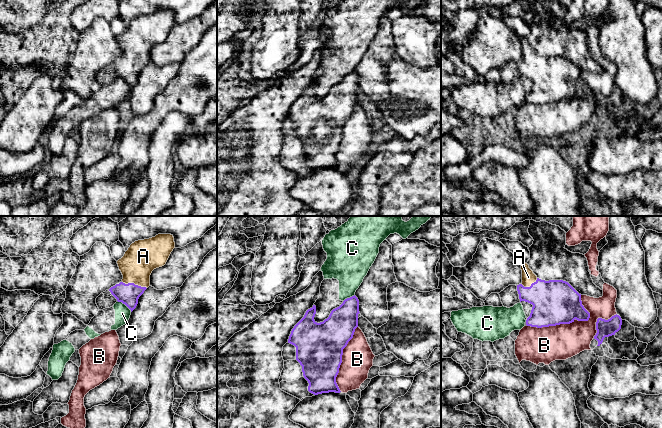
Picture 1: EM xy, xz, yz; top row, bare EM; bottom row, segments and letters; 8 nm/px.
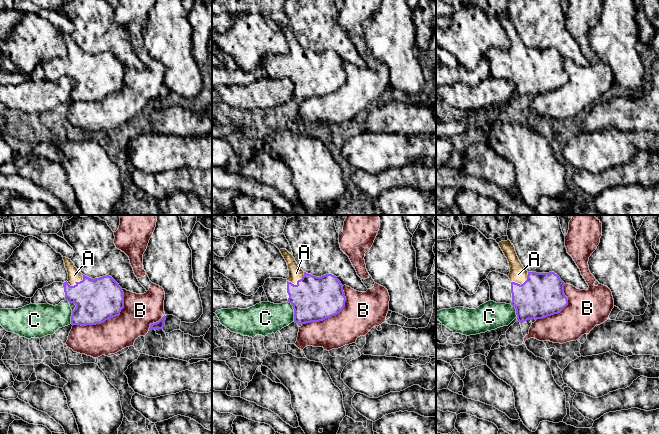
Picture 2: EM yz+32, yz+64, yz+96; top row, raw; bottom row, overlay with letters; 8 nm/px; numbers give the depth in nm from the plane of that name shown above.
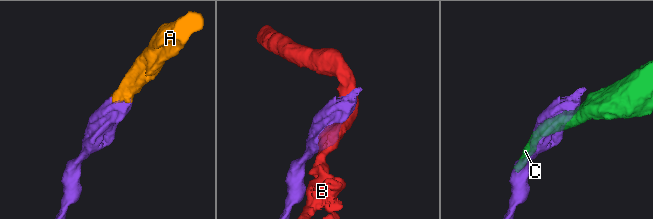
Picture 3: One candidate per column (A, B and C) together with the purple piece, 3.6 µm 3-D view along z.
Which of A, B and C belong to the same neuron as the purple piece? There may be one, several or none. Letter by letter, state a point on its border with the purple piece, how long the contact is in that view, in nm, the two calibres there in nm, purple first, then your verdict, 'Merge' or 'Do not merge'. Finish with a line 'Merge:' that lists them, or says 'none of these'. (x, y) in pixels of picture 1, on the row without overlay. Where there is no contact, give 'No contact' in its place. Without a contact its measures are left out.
A: Touches purple at xy (133, 59). Shared border 200 nm. Thickness 170 nm (purple) against 280 nm. Merge
B: Touches purple at yz (560, 99). Shared border 500 nm. Thickness 360 nm (purple) against 280 nm. Do not merge
C: Touches purple at xy (125, 80). Shared border 140 nm. Thickness 170 nm (purple) against 130 nm. Do not merge
Merge: A

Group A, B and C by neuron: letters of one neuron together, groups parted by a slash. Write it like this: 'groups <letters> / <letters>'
groups A / B / C

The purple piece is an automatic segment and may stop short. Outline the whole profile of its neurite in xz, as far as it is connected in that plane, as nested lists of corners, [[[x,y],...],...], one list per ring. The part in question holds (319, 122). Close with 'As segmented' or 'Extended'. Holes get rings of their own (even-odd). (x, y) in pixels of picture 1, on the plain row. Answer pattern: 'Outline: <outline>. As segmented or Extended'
Outline: [[[354,71],[345,75],[320,99],[314,96],[316,82],[313,81],[292,105],[288,119],[296,123],[296,136],[302,142],[310,169],[341,168],[336,153],[343,125],[358,103],[359,89],[359,76]]]. As segmented

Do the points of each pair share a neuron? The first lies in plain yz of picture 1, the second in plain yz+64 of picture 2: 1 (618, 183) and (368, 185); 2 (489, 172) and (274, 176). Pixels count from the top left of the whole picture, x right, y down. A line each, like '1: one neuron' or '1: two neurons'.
1: one neuron
2: one neuron

